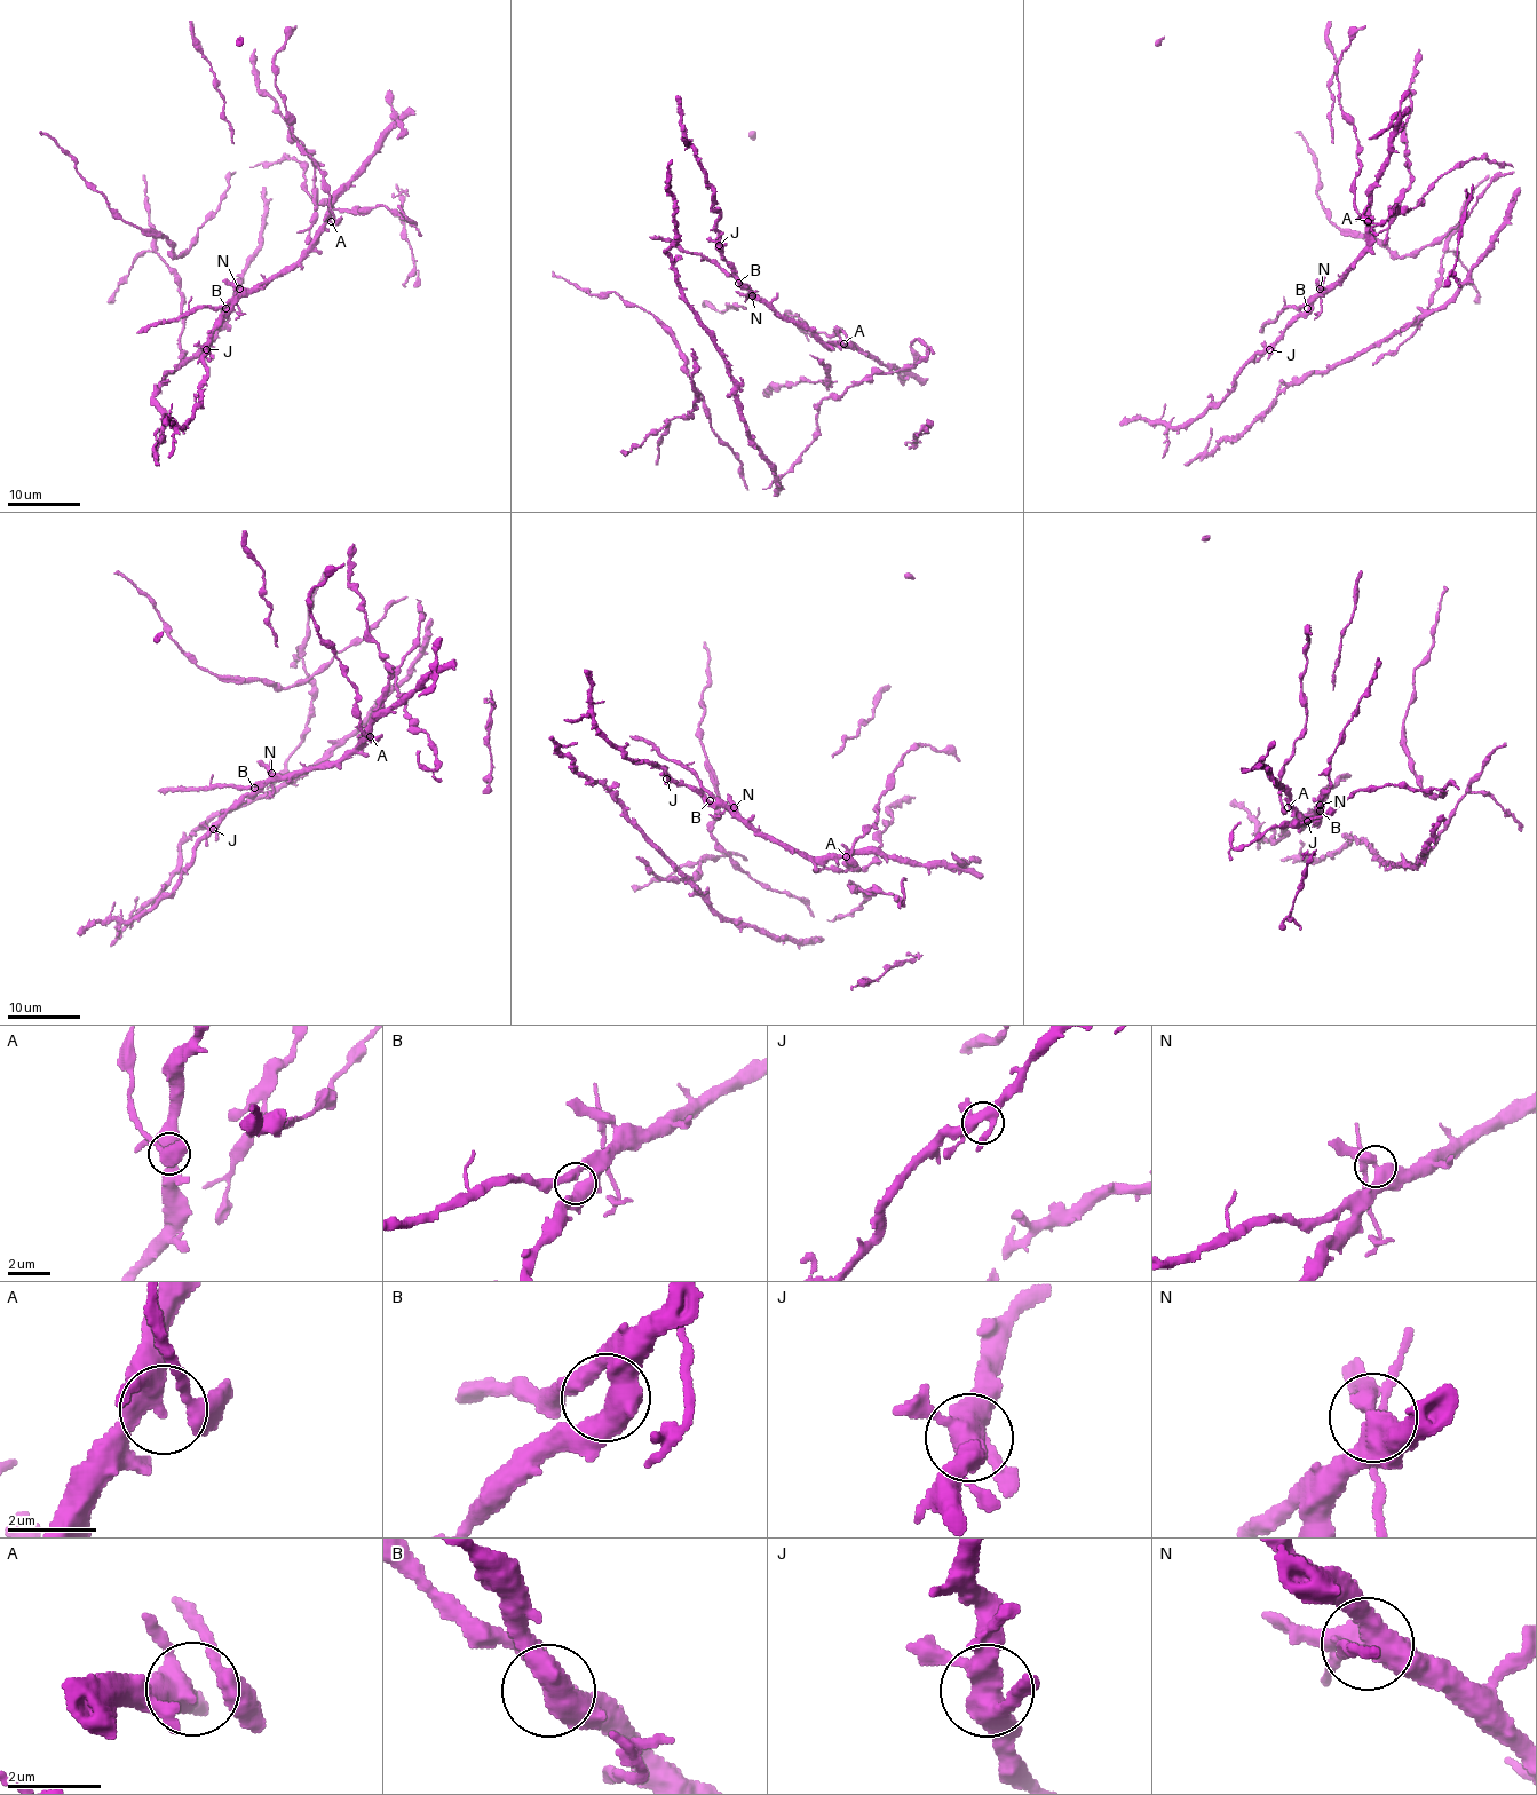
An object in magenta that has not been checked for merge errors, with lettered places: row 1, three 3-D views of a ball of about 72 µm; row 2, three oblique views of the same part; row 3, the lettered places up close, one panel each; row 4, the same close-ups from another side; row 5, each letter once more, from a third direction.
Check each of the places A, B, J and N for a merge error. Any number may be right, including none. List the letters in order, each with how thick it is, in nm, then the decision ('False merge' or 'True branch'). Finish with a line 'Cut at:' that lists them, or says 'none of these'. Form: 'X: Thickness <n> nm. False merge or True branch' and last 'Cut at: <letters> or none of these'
A: Thickness 400 nm. True branch
B: Thickness 400 nm. True branch
J: Thickness 440 nm. True branch
N: Thickness 440 nm. False merge
Cut at: N

